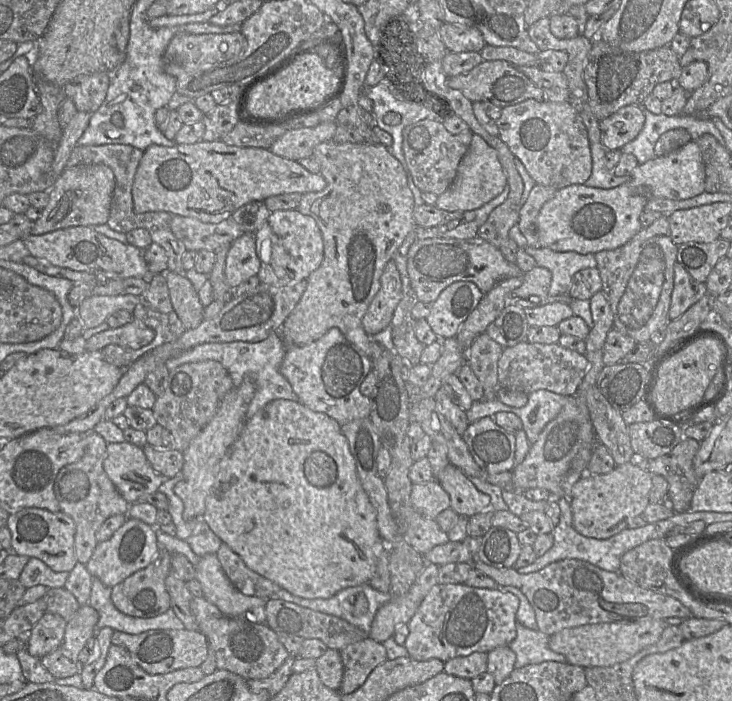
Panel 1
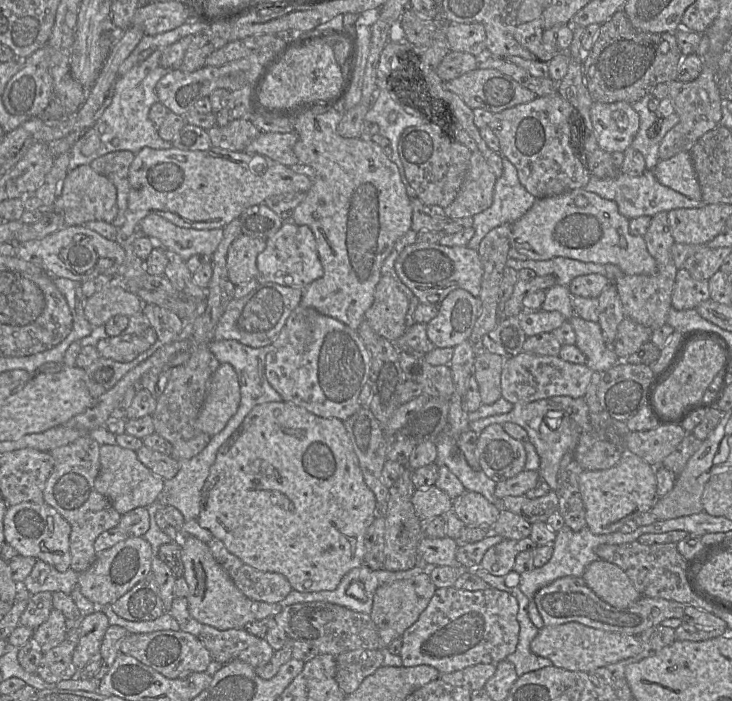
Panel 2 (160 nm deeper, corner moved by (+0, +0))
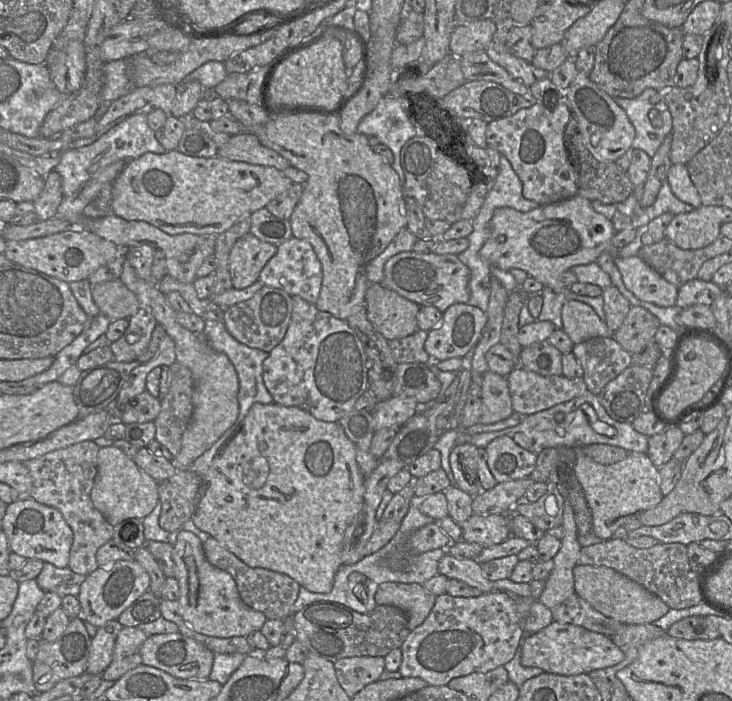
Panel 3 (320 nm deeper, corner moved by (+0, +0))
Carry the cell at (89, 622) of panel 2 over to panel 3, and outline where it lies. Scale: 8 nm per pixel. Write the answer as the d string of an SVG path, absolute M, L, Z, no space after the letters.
M111 620L97 628L96 635L91 639L86 673L102 675L112 661L116 637L122 628L118 620Z

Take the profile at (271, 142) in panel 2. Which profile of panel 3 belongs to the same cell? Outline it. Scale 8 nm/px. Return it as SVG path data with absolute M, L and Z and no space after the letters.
M251 133L230 136L228 142L219 148L218 155L232 161L275 167L281 172L291 166L287 159L263 146Z

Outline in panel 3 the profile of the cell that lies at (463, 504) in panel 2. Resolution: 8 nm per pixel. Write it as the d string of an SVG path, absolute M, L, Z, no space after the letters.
M473 513L460 527L462 540L483 547L500 544L511 536L506 514L480 516Z

